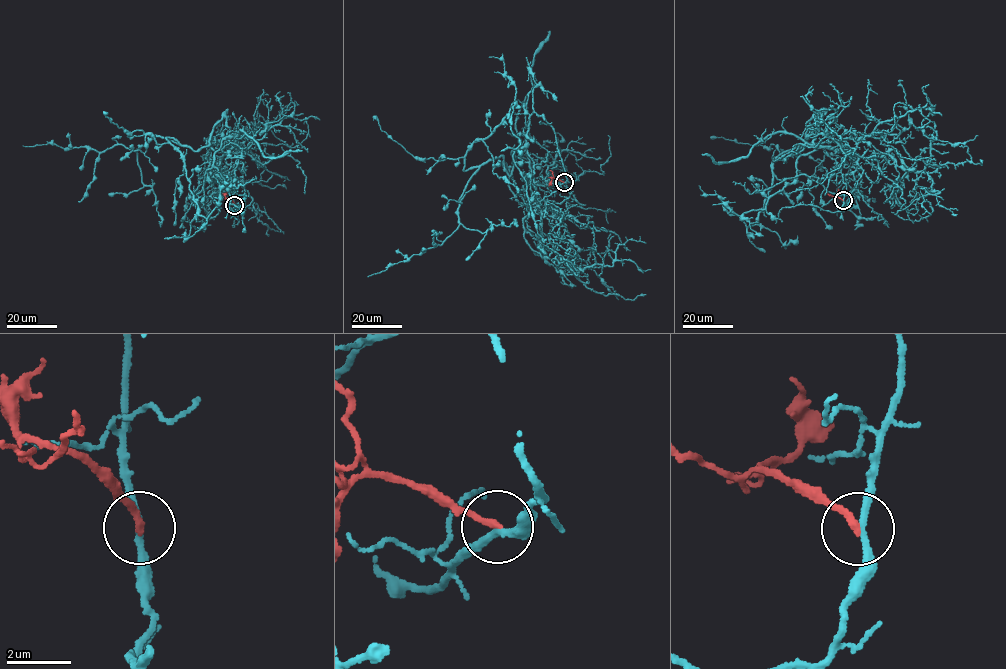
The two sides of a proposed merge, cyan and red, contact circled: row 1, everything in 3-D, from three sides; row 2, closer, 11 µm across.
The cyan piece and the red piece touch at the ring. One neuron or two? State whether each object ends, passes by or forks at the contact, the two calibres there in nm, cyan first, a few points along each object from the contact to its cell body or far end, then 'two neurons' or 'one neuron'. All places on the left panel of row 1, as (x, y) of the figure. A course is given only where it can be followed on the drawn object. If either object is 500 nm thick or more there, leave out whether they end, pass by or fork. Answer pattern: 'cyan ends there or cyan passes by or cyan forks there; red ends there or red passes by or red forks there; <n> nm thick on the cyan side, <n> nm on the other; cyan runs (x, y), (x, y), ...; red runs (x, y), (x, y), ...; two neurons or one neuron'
cyan passes by; red ends there; 190 nm thick on the cyan side, 200 nm on the other; cyan runs (234, 204), (236, 154), (223, 154), (215, 140), (193, 151), (167, 137), (206, 218), (227, 183), (218, 172); red runs (234, 204), (225, 197), (227, 191); two neurons

